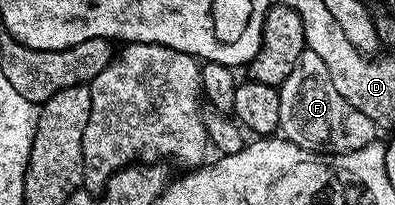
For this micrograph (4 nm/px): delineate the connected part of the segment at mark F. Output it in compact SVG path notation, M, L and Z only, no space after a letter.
M307 49L300 53L296 69L288 73L288 81L282 83L278 92L280 93L280 135L290 143L300 145L309 151L339 155L364 149L364 145L375 142L374 122L364 117L360 109L348 105L344 97L340 97L336 85L332 85L328 65L324 65L324 61L320 61L320 57L316 57L314 51Z

